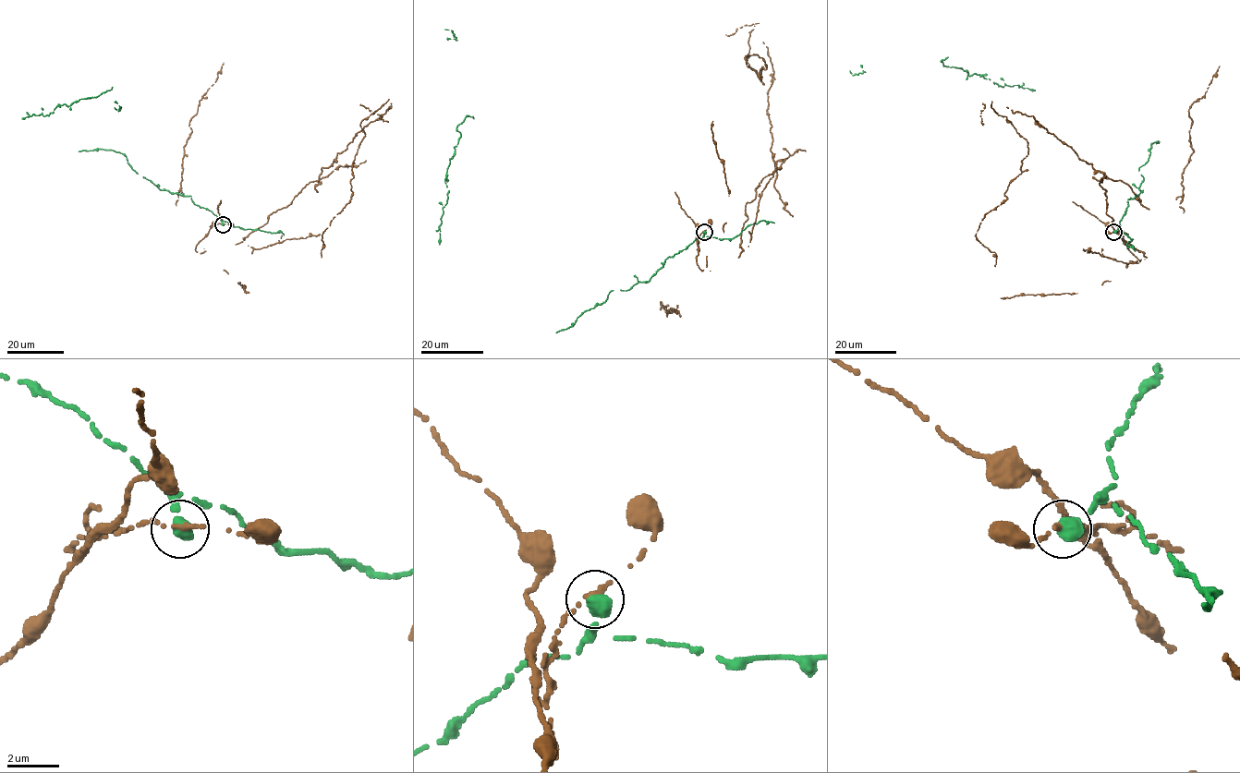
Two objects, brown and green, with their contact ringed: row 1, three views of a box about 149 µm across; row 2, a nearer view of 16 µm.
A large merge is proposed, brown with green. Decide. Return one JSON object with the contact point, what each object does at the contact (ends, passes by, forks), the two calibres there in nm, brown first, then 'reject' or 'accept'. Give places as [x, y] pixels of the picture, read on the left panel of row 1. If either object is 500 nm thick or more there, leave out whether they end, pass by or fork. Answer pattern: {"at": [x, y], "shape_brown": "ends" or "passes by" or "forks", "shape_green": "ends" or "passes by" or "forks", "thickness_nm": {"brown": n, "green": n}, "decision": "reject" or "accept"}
{"at": [223, 224], "thickness_nm": {"brown": 280, "green": 550}, "decision": "reject"}

